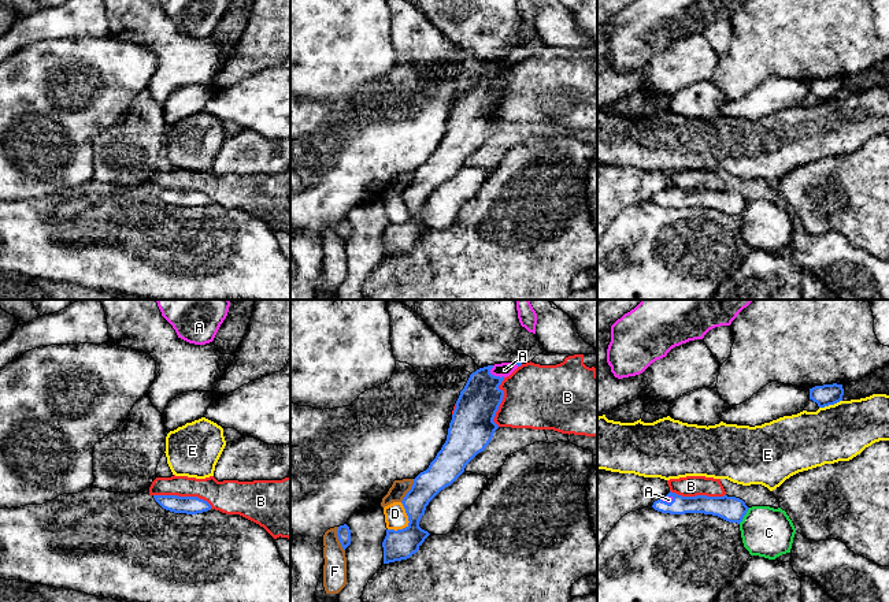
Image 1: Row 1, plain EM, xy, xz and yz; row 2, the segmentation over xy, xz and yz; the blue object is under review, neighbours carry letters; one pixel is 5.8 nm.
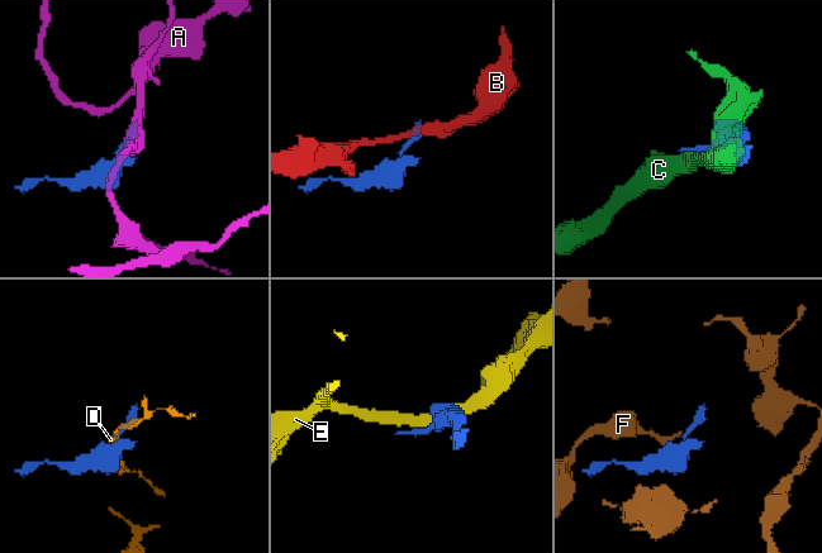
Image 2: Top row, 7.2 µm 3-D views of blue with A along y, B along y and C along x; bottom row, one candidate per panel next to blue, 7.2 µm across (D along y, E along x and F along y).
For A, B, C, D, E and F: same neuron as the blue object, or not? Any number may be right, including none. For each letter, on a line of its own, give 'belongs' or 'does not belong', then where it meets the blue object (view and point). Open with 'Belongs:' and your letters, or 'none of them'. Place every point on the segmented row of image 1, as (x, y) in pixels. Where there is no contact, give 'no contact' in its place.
Belongs: A
A: belongs; contact xz (496, 376)
B: does not belong; contact xy (184, 497)
C: does not belong; contact yz (744, 515)
D: does not belong; contact xz (408, 523)
E: does not belong; contact yz (830, 404)
F: does not belong; contact xz (339, 539)

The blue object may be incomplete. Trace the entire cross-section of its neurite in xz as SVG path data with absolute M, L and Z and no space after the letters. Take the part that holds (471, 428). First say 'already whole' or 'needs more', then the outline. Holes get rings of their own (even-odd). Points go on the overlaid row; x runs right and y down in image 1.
needs more | M501 363L470 375L456 401L445 443L429 468L414 479L411 490L401 501L408 525L397 531L386 529L382 542L384 564L410 558L430 535L419 527L426 506L441 490L451 486L492 441L499 428L493 419L504 397L499 386L516 368L515 363Z

